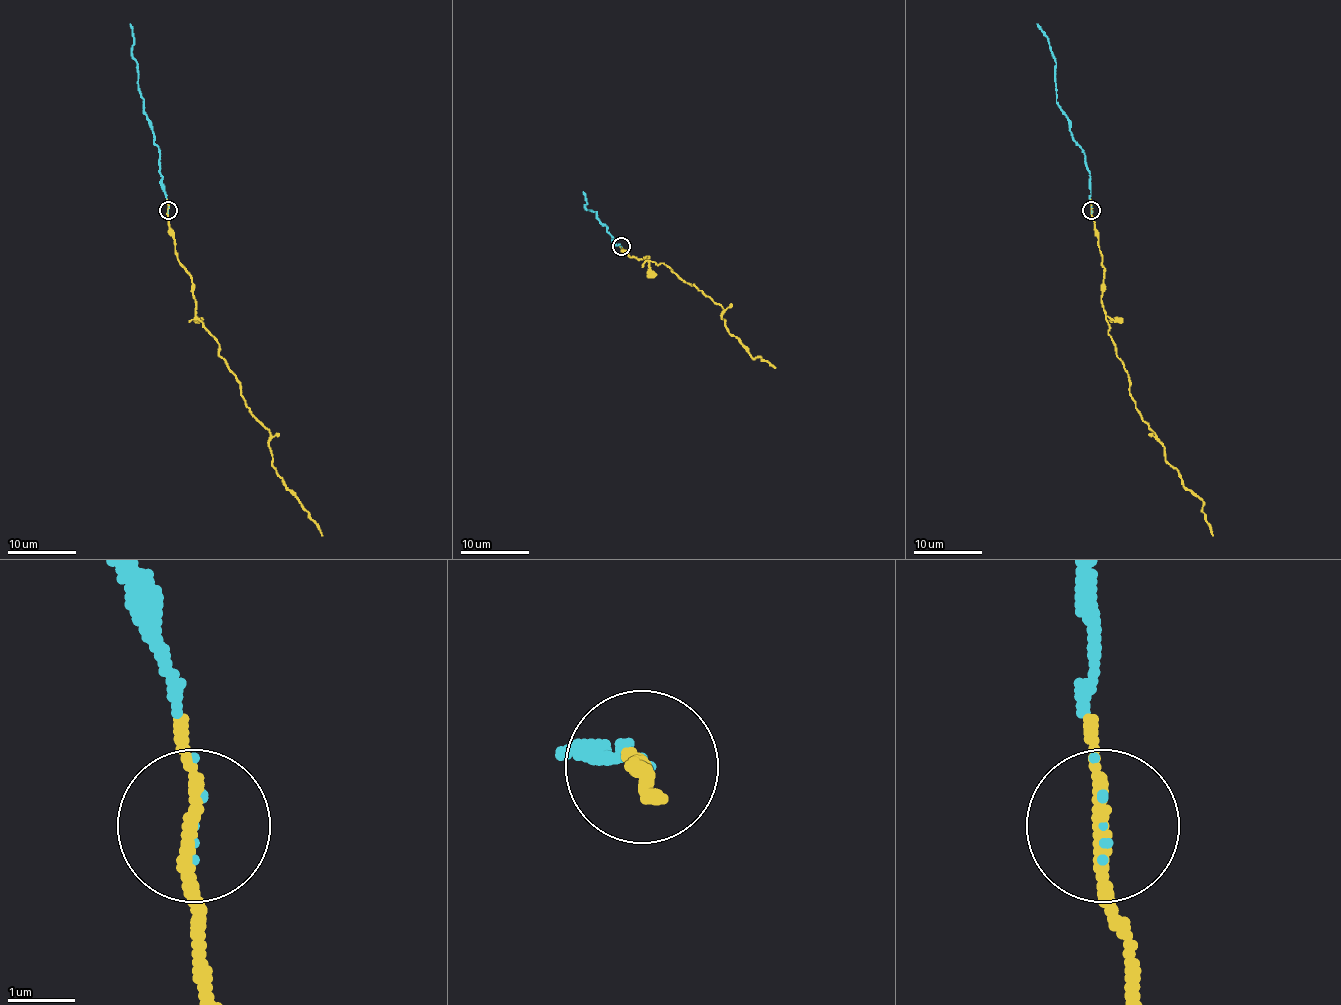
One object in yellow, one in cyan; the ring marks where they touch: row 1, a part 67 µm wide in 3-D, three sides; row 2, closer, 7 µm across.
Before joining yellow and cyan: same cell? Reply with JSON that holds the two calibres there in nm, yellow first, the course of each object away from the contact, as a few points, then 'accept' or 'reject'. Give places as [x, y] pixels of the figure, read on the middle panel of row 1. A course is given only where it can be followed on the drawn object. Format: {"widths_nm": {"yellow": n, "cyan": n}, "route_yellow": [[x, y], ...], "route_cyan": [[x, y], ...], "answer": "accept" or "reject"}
{"widths_nm": {"yellow": 180, "cyan": 60}, "route_yellow": [[620, 247], [631, 257], [646, 255], [655, 264], [662, 262], [722, 307], [726, 329], [751, 357], [776, 367]], "route_cyan": [[620, 247], [613, 245], [607, 228], [596, 217], [596, 211], [589, 211], [584, 205], [582, 192]], "answer": "accept"}

